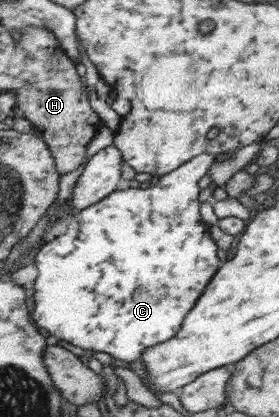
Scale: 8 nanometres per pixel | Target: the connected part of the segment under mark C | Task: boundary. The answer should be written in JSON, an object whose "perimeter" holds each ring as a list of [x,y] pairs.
{"perimeter":[[[204,153],[194,157],[179,169],[160,176],[154,186],[150,186],[147,189],[131,189],[125,186],[115,193],[111,193],[109,197],[94,203],[91,207],[77,212],[67,226],[67,231],[58,235],[54,240],[45,243],[35,255],[35,264],[38,267],[39,275],[33,285],[33,298],[36,304],[33,312],[33,321],[36,321],[43,331],[57,339],[63,339],[77,347],[89,349],[93,352],[107,352],[122,364],[129,361],[139,361],[139,359],[142,359],[144,351],[148,351],[150,347],[165,343],[176,337],[176,334],[182,328],[183,321],[191,313],[191,309],[197,305],[197,299],[203,295],[205,287],[209,285],[209,281],[215,277],[219,267],[222,266],[221,259],[217,255],[219,253],[219,245],[213,241],[213,237],[209,233],[209,227],[205,225],[203,215],[199,211],[201,209],[199,202],[199,193],[201,193],[200,181],[208,175],[209,168],[215,161],[217,161],[217,155]]]}

